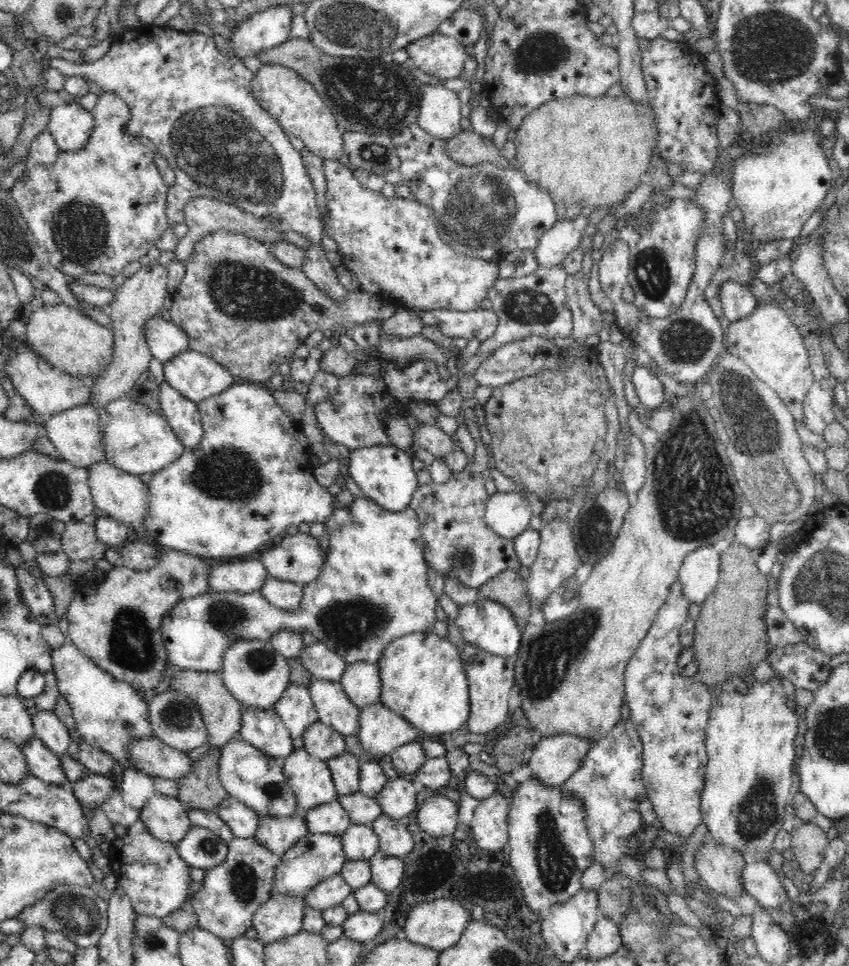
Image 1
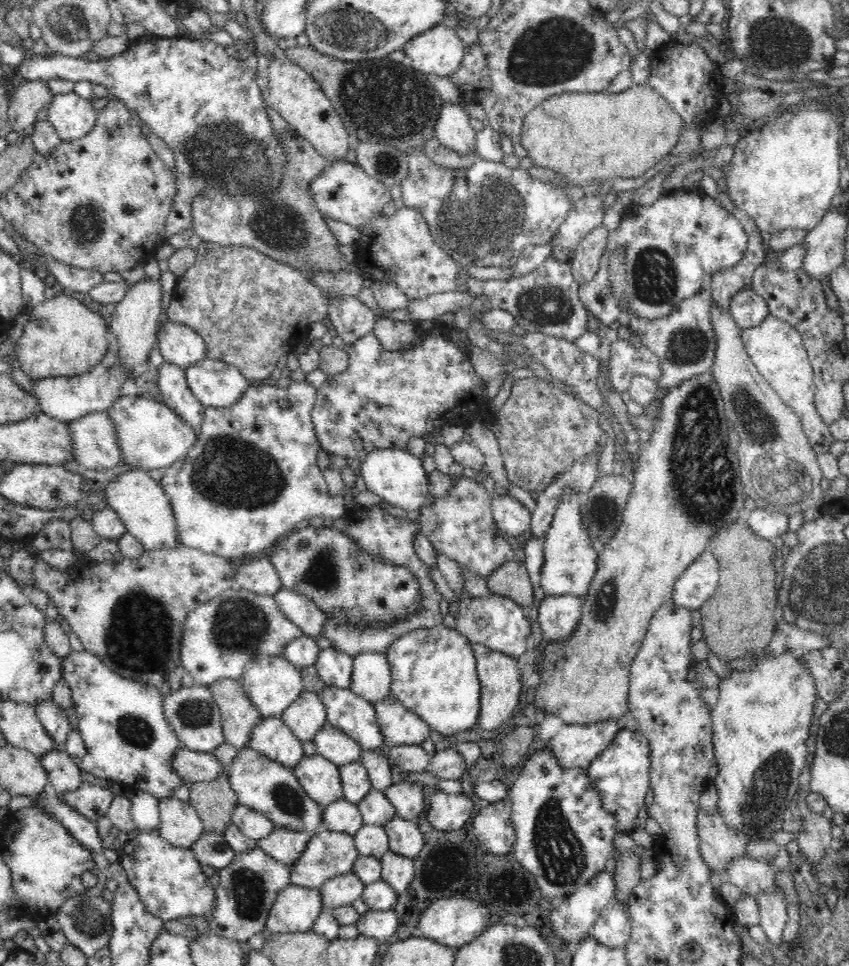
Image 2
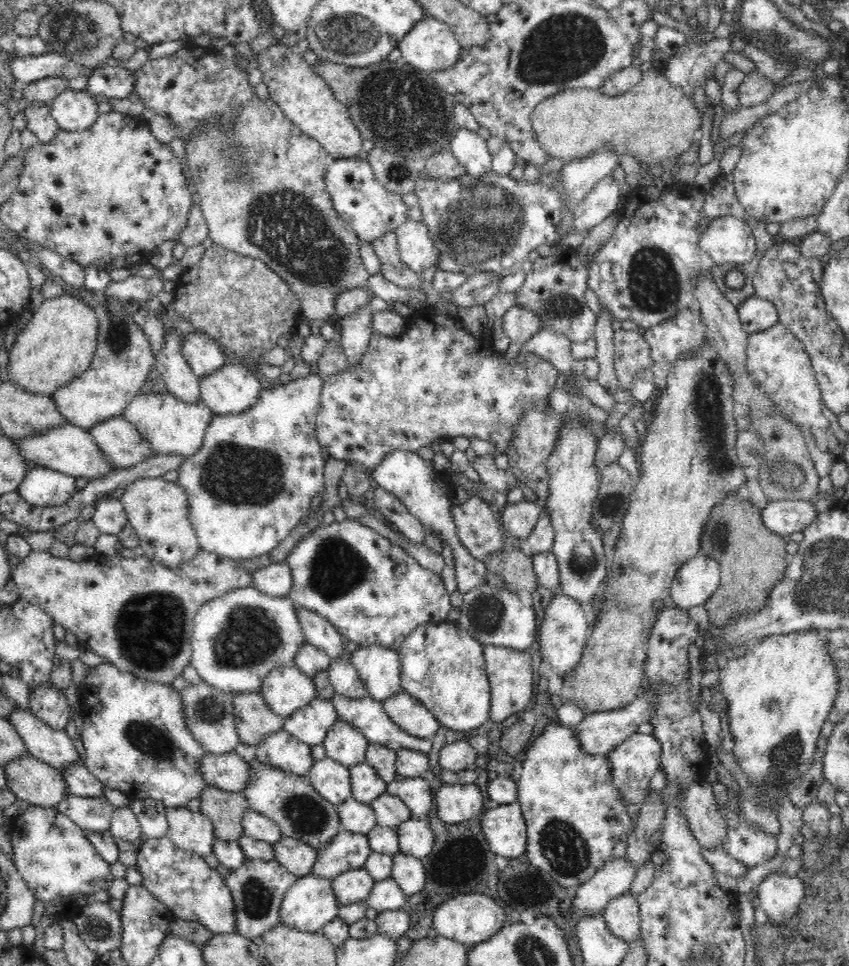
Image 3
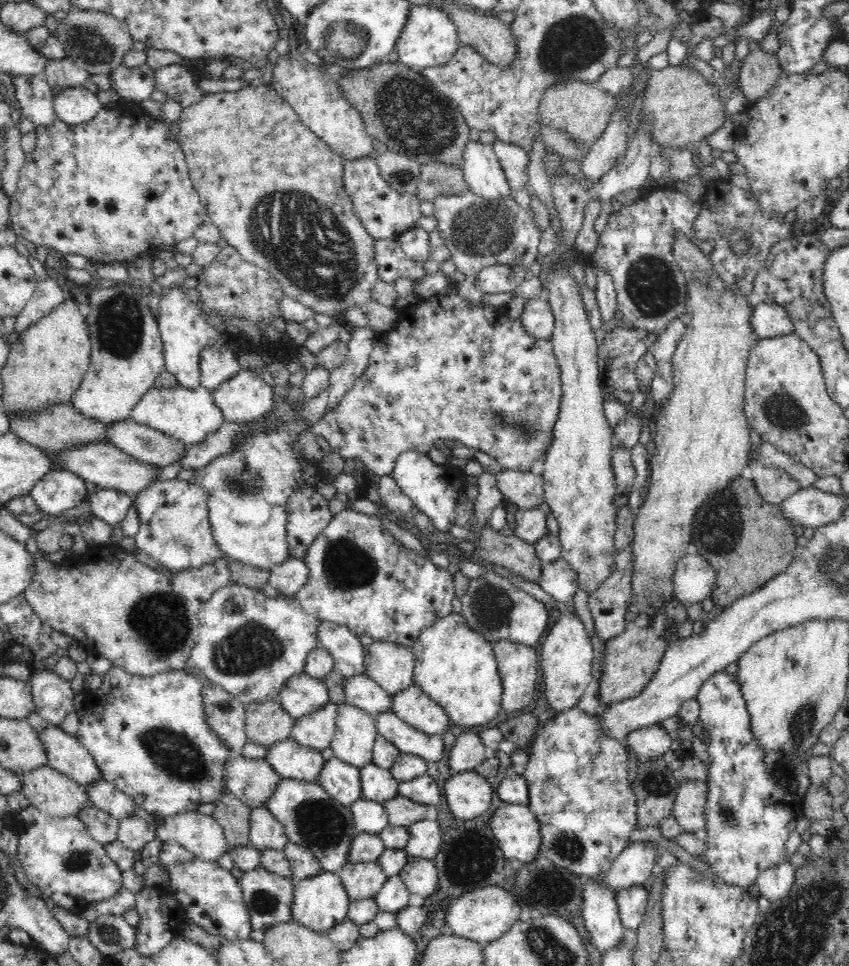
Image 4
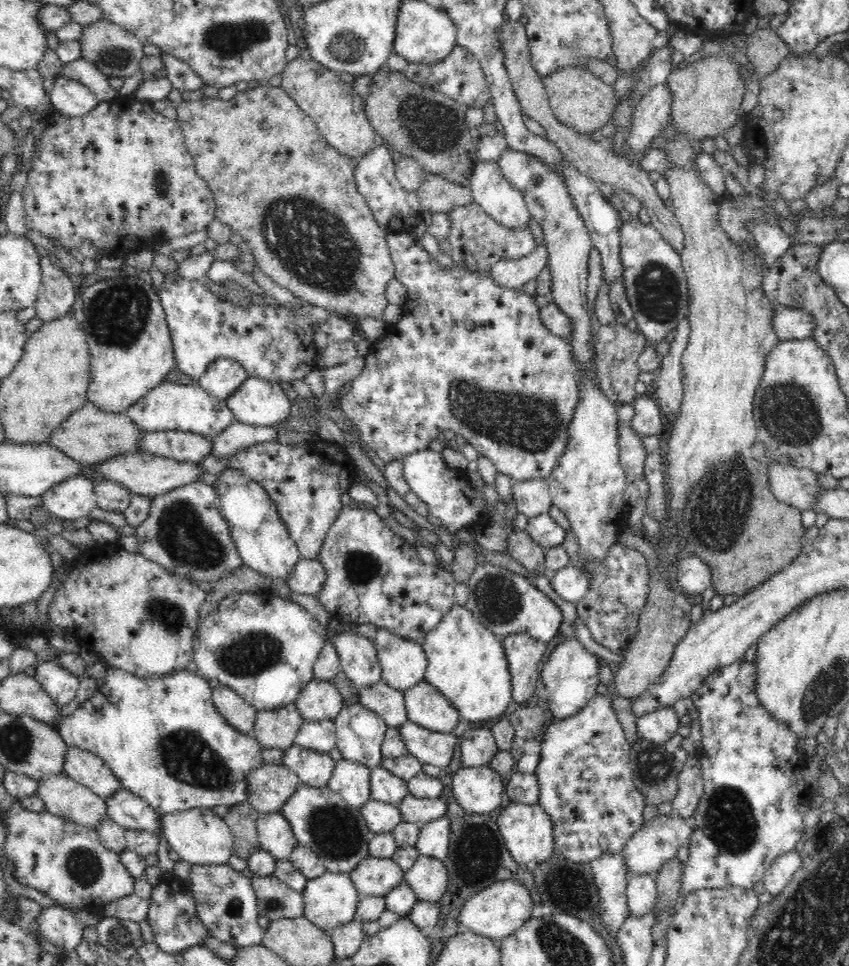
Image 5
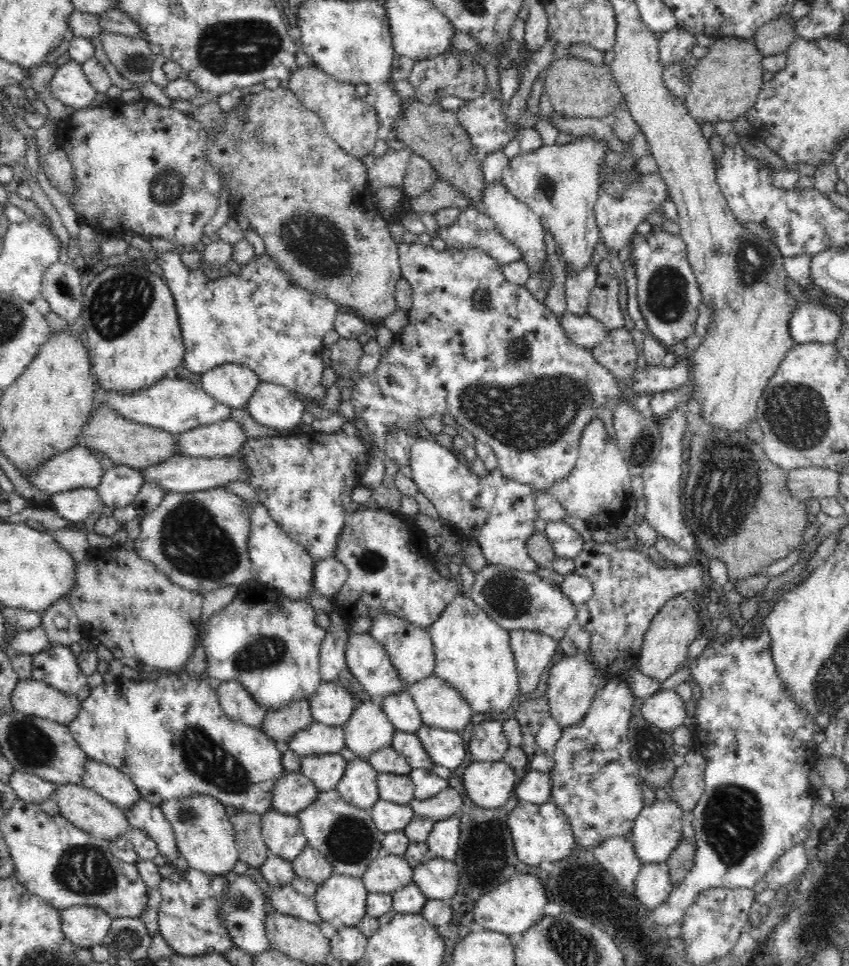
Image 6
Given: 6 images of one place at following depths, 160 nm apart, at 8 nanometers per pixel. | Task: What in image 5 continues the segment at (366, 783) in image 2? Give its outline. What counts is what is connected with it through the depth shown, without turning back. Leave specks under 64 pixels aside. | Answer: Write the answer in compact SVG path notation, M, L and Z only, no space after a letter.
M382 766L371 769L371 798L397 805L409 793L407 781Z

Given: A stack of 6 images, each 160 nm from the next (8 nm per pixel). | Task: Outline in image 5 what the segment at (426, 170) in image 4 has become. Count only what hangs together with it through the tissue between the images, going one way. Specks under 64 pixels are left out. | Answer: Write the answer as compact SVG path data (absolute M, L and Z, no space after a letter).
M428 173L428 180L420 184L417 195L422 212L429 210L432 213L447 213L455 206L466 206L473 201L469 187L432 173Z

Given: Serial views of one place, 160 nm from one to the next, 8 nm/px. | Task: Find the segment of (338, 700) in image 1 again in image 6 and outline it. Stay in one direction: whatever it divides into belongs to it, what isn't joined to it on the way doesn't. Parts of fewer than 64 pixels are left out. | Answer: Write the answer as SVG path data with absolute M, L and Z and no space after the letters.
M423 725L415 735L434 764L450 771L462 764L466 756L466 734Z

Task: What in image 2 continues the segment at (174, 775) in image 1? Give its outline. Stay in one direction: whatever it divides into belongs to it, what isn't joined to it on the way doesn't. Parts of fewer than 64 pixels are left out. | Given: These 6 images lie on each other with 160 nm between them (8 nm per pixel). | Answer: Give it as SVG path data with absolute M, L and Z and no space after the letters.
M178 747L171 760L171 767L185 784L214 781L220 773L226 774L228 767L222 765L212 753Z

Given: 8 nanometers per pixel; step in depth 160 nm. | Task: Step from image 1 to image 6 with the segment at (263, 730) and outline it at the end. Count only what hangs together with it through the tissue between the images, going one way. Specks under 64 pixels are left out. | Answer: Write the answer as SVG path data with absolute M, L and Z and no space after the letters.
M339 753L308 755L300 759L300 770L320 791L334 790L344 776L347 762Z

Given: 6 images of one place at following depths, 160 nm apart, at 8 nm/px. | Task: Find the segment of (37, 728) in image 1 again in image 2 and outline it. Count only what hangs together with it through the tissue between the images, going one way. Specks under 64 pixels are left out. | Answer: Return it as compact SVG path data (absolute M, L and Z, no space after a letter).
M53 699L38 702L35 706L38 721L44 726L46 733L52 737L59 750L63 750L71 730L66 712Z

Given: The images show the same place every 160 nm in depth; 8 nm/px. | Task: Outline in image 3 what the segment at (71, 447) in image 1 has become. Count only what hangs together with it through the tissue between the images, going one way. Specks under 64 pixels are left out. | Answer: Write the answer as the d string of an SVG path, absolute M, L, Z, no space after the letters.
M122 416L107 418L89 431L110 466L128 468L154 456L140 431Z

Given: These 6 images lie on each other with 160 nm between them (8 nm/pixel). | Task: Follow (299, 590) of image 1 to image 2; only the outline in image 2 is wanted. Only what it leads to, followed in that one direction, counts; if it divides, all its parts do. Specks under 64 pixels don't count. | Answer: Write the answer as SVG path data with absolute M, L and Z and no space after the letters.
M282 587L275 596L283 613L293 624L300 626L304 635L316 638L324 636L327 617L310 598Z

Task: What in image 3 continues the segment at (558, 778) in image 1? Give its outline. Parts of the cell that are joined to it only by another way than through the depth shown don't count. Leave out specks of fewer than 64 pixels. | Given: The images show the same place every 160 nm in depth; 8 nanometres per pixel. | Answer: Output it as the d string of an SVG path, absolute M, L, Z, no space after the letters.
M648 690L646 693L640 693L634 702L628 703L628 706L586 715L582 718L582 722L574 727L575 737L581 749L586 754L609 754L616 746L625 742L626 738L638 732L640 724L650 722L650 718L652 718L652 715L655 713L656 697L653 690Z

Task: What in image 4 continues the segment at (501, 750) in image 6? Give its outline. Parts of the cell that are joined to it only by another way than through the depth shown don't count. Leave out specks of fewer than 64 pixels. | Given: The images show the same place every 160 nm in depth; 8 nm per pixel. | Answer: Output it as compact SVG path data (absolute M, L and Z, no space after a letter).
M462 734L456 738L449 755L449 766L453 773L471 771L482 764L484 758L484 743L479 734Z

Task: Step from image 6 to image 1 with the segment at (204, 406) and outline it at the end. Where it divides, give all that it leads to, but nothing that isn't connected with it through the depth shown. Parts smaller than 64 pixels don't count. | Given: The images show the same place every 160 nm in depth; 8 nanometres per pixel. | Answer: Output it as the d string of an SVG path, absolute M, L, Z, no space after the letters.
M124 396L96 408L103 434L105 461L128 474L150 474L177 461L185 448L159 409Z

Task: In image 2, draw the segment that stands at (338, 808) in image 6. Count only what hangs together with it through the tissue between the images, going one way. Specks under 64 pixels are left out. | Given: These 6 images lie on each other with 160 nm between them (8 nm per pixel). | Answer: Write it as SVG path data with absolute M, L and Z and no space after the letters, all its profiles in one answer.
M246 746L240 748L232 766L226 772L238 803L261 812L276 827L304 831L314 835L323 830L323 806L318 804L302 788L292 769L269 759L262 753Z

